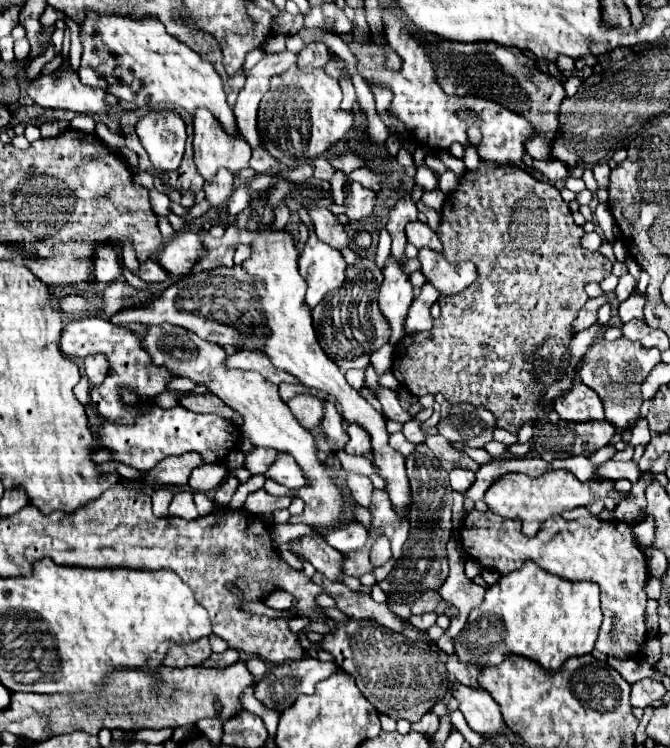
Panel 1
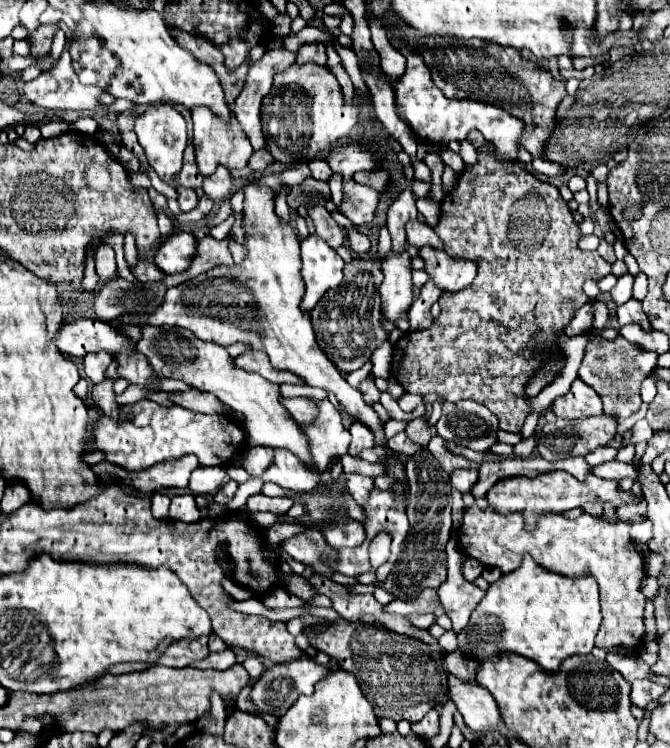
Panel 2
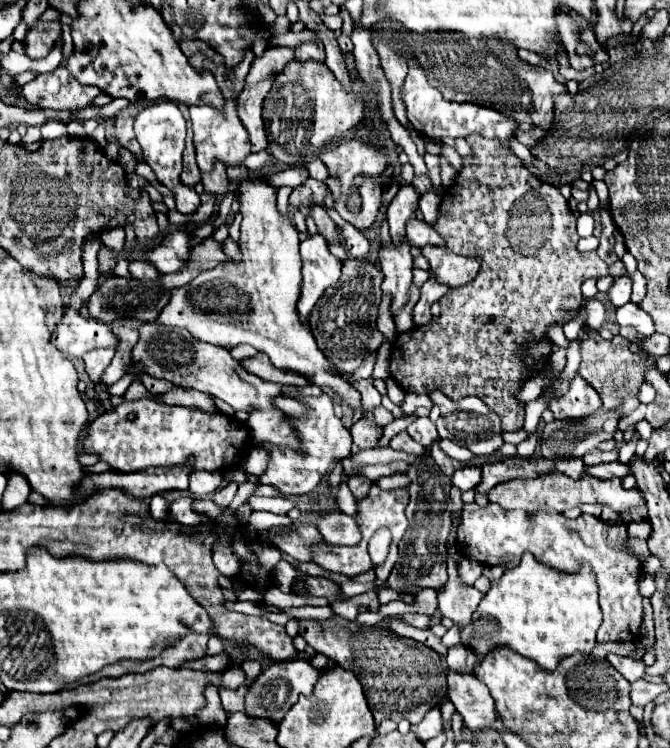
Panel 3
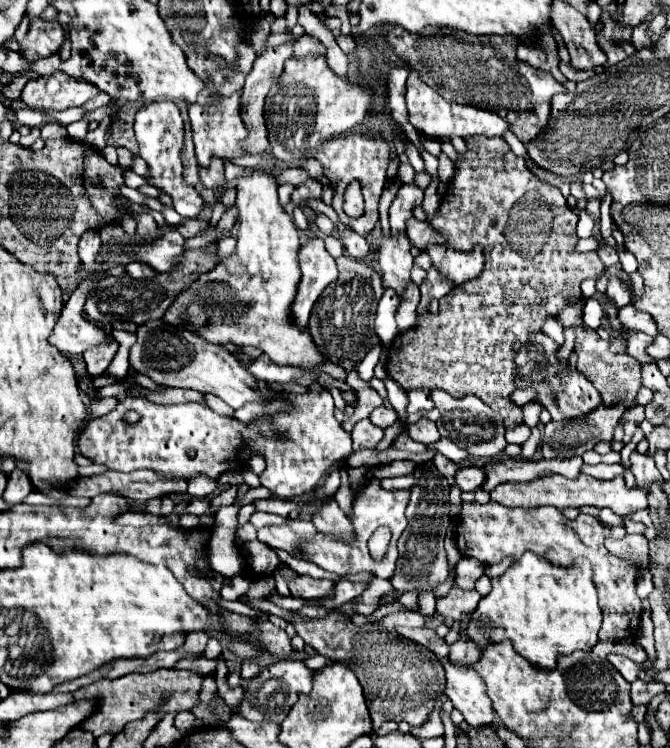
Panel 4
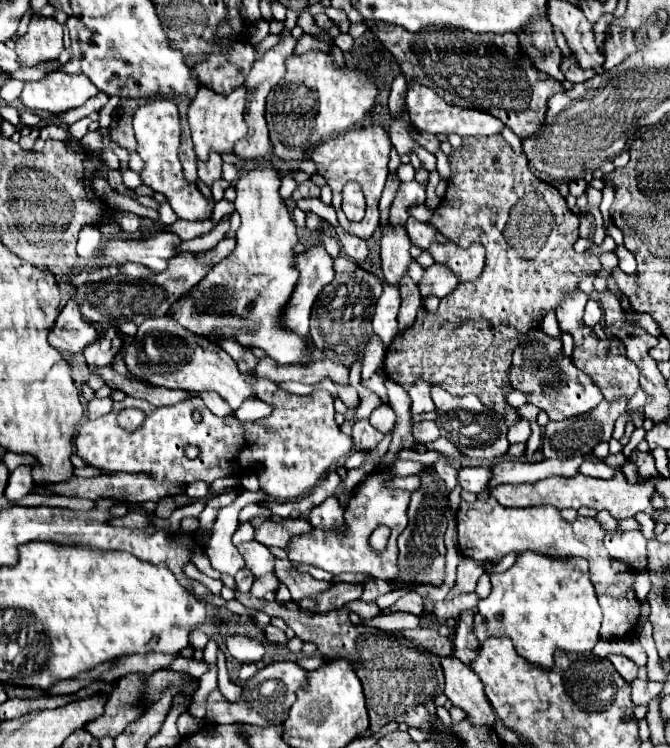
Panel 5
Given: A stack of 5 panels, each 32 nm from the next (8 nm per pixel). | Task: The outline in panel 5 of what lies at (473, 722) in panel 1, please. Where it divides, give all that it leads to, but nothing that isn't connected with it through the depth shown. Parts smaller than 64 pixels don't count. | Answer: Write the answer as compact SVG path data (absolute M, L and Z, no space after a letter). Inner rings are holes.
M440 656L440 664L446 678L444 694L448 700L462 708L474 724L490 724L492 708L484 696L484 684L480 684L480 678L452 656Z

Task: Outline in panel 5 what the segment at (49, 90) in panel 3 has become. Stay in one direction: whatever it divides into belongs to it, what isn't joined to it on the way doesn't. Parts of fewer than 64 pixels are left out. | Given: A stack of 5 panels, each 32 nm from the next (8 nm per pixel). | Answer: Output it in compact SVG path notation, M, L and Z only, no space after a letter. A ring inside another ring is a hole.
M52 72L40 82L26 82L20 102L32 112L56 116L82 106L94 94L98 88L84 74Z

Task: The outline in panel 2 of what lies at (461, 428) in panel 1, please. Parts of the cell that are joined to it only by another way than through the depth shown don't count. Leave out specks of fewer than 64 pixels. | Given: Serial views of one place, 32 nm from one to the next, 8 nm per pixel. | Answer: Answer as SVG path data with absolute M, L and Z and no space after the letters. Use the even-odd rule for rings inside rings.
M432 394L432 400L440 402L442 416L454 432L456 444L484 454L490 452L494 444L498 444L498 418L484 404L478 404L472 398L448 402L438 394Z

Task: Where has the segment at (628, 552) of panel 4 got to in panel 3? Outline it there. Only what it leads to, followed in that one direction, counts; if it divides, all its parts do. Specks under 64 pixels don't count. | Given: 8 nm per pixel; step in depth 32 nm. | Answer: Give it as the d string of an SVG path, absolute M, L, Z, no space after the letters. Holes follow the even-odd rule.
M628 536L628 538L626 538L626 548L630 548L630 552L632 552L642 564L644 564L646 558L650 556L647 540L640 540L640 538L632 538L632 536Z

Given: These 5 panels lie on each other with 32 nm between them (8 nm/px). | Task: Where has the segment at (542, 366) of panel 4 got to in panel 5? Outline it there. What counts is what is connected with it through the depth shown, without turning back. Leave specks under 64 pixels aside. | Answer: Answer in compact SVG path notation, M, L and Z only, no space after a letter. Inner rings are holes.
M532 328L516 350L512 352L512 366L508 370L510 386L528 396L528 404L544 410L550 420L564 420L580 416L596 408L602 400L600 388L580 372L568 356L562 354L562 340L544 334L544 330Z

